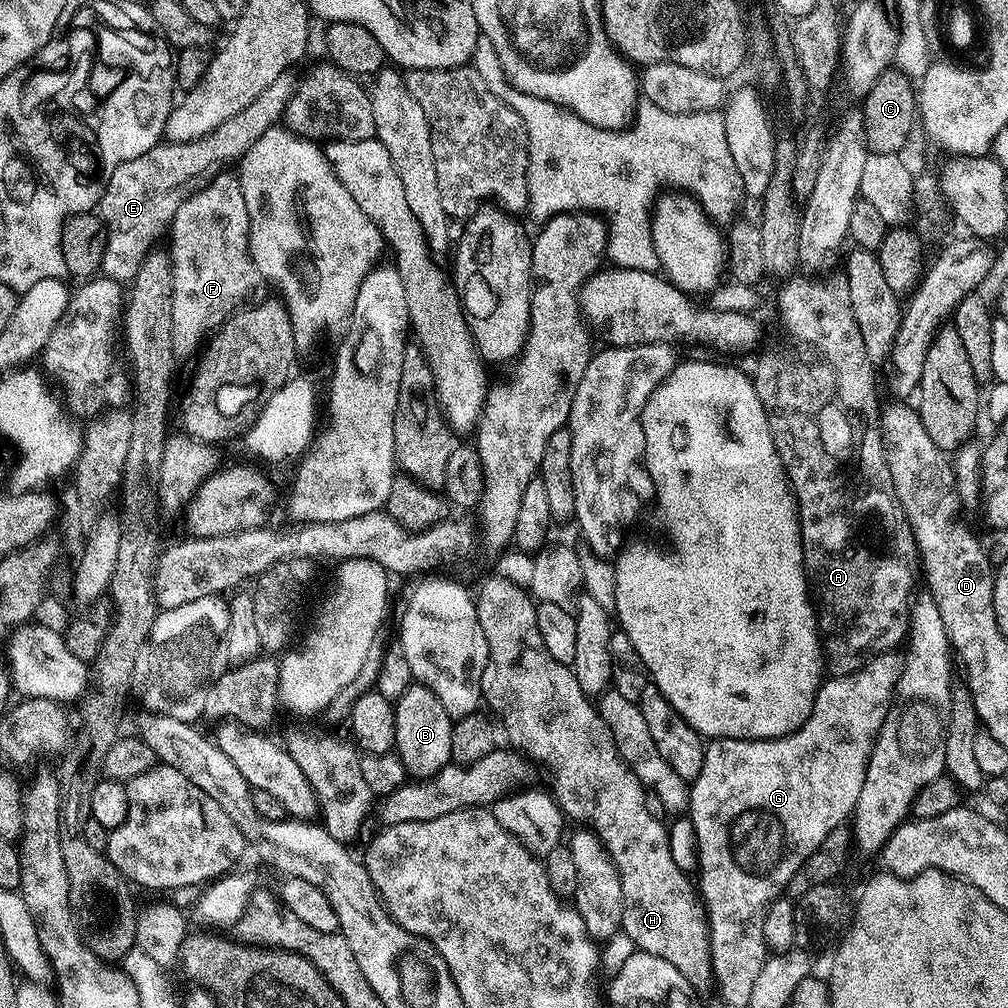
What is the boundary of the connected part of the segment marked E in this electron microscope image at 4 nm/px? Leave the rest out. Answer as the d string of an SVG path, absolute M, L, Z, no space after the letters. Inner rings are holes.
M287 75L274 78L274 82L270 82L246 110L238 110L234 118L226 118L226 122L210 130L210 134L181 144L159 142L146 150L146 154L122 162L108 173L98 207L98 216L106 229L104 257L99 269L103 275L130 282L134 274L138 274L138 266L142 266L142 258L146 258L157 241L155 239L171 225L178 206L196 191L201 181L221 171L230 160L234 162L244 157L246 150L250 150L266 130L281 123L290 95L288 79Z

